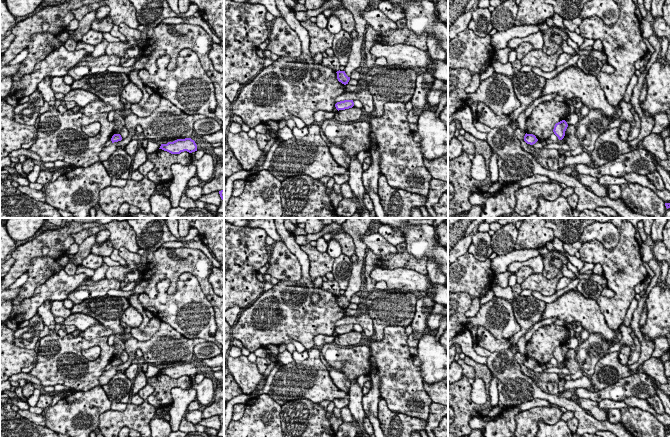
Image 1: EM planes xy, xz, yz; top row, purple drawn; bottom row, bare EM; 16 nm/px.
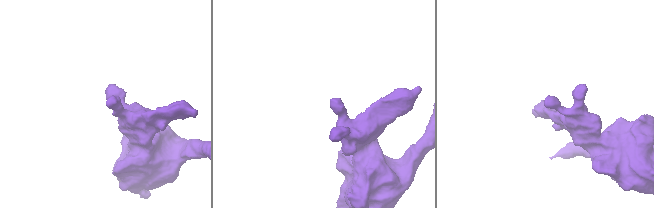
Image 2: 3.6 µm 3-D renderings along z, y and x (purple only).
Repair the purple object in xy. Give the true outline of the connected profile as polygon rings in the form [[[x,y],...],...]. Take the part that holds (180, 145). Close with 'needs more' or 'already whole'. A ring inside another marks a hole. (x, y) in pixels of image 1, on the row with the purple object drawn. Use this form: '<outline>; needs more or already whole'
[[[191,138],[177,139],[167,144],[161,144],[160,148],[171,154],[180,154],[181,152],[187,151],[189,153],[197,151],[197,145]]]; already whole

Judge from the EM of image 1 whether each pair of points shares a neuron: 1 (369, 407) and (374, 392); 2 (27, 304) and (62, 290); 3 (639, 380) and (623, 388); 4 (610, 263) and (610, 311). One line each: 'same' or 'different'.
1: same
2: same
3: same
4: same

